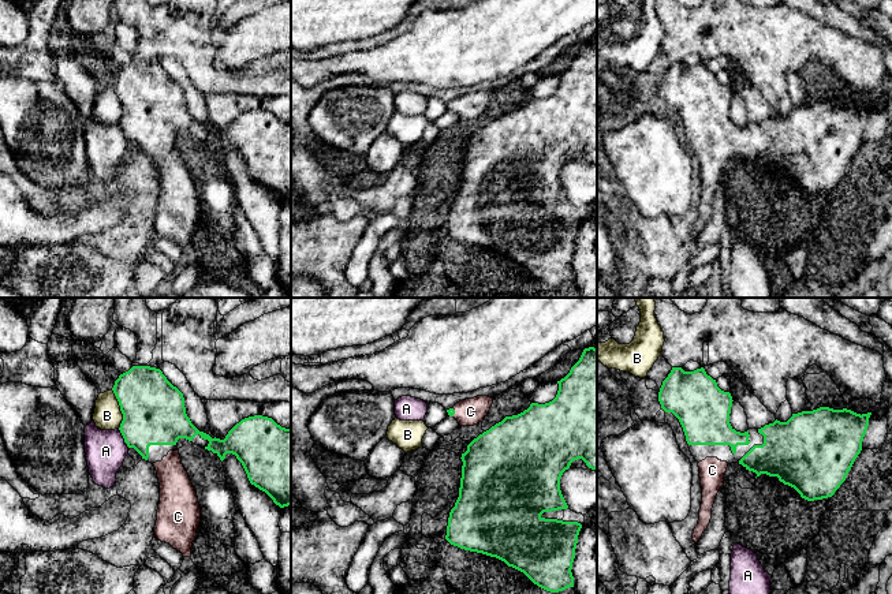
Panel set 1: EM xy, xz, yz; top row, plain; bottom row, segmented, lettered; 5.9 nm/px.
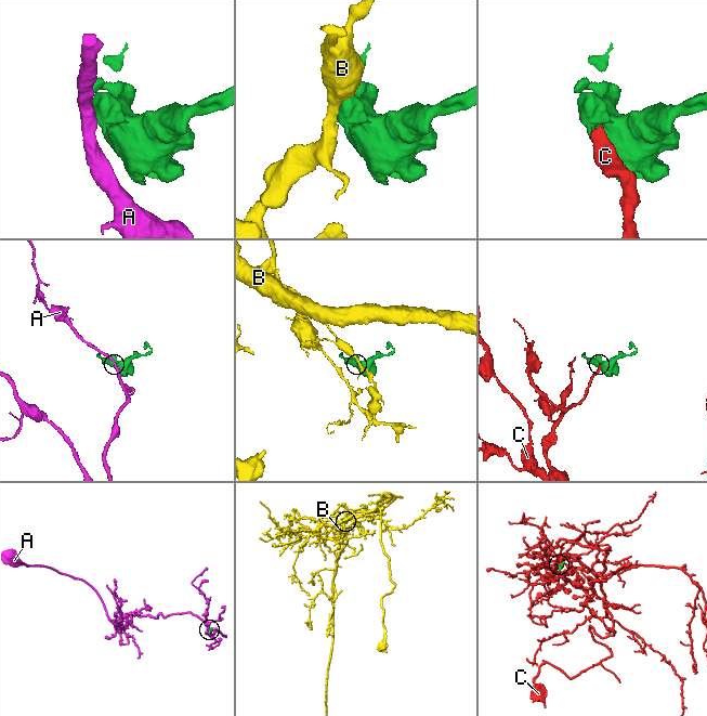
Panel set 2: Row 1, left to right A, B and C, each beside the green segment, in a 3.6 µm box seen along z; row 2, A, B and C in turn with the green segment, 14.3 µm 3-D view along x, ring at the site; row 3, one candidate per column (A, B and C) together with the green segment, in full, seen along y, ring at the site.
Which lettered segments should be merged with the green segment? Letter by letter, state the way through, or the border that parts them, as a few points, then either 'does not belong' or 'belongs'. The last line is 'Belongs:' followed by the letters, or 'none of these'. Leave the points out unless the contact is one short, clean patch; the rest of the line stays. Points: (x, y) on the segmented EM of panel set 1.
A: along xy (118, 429), (129, 447) | does not belong
B: does not belong
C: across xz (451, 411), (454, 411), (470, 411) | belongs
Belongs: C

